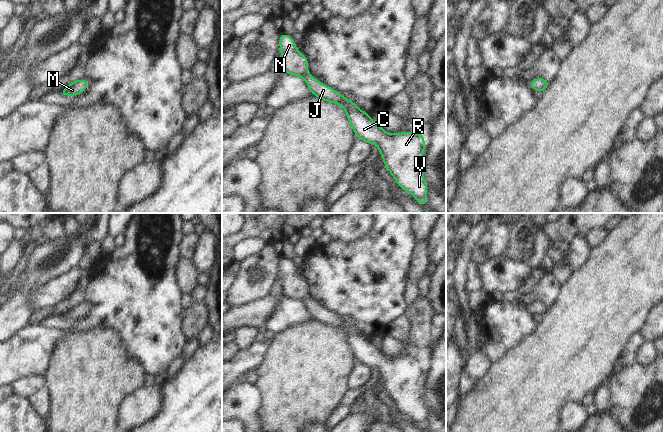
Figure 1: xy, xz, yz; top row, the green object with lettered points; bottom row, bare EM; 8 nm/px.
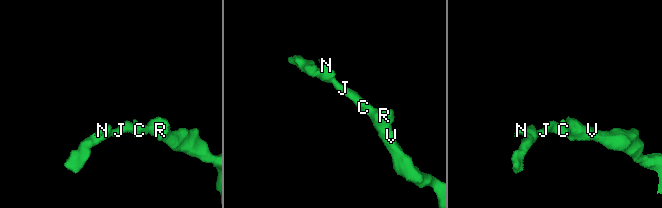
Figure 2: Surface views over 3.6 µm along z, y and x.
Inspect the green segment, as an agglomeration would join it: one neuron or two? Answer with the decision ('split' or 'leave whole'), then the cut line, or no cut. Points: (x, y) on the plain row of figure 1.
leave whole; no cut

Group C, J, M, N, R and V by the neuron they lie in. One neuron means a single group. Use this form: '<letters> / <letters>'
C J M N R V

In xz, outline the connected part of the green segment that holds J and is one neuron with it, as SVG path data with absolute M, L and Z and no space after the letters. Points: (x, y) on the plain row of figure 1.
M281 257L279 266L281 288L285 298L302 301L314 320L341 329L346 334L356 362L377 369L384 383L384 390L395 402L397 409L413 419L420 429L428 429L428 409L422 399L421 389L426 370L423 358L389 358L384 355L369 341L368 336L360 335L357 328L309 299L308 283L297 274L292 260Z

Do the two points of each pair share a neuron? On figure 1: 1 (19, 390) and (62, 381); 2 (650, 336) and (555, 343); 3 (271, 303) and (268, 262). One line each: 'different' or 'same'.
1: different
2: different
3: different

